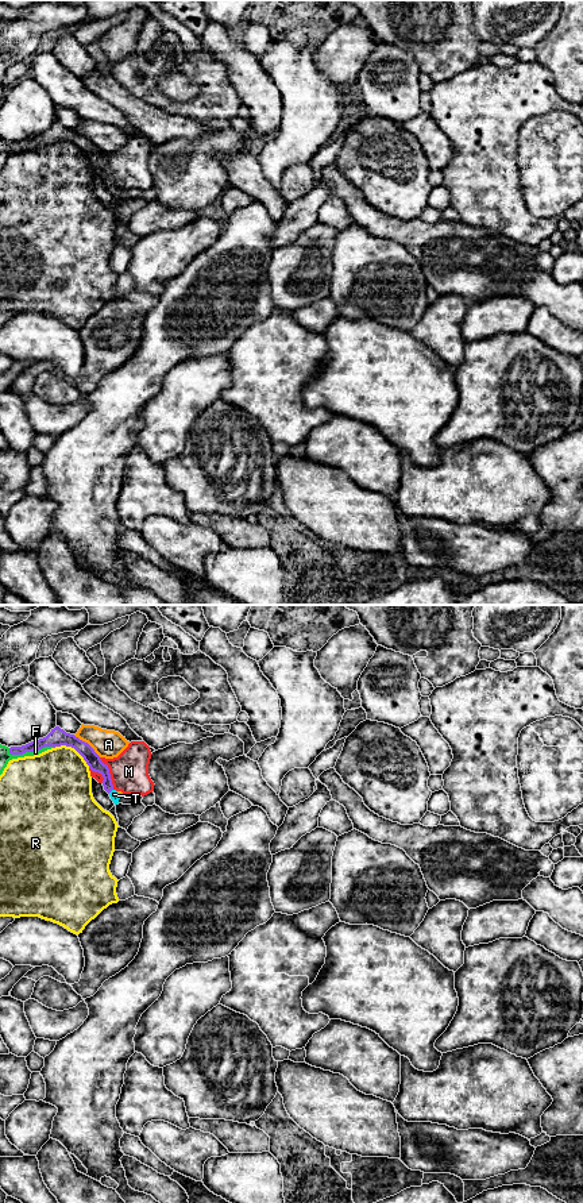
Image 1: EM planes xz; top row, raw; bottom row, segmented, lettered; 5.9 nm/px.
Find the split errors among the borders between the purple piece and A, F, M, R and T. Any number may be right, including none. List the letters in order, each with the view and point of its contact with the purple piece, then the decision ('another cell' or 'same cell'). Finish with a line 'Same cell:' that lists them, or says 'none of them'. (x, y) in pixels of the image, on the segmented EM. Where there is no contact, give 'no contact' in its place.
A: xz (87, 743) | another cell
F: xz (31, 751) | another cell
M: xz (109, 774) | another cell
R: xz (73, 747) | another cell
T: xz (109, 791) | another cell
Same cell: none of them

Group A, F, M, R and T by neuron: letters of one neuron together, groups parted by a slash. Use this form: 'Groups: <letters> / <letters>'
Groups: A / F / M T / R

